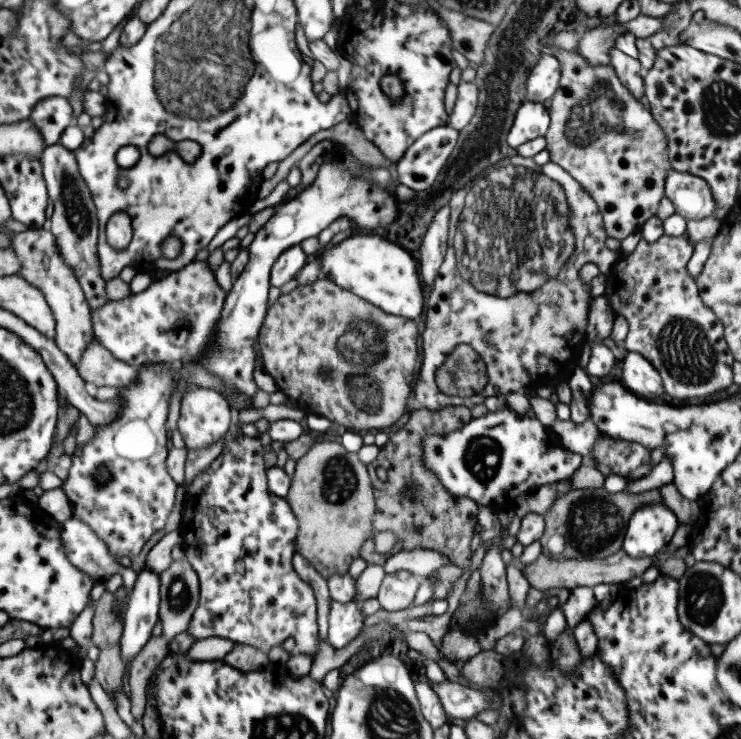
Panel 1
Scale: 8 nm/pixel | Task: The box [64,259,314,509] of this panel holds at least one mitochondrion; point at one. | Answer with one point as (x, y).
(102, 476)

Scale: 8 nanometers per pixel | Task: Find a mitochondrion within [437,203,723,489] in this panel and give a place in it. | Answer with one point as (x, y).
(685, 341)

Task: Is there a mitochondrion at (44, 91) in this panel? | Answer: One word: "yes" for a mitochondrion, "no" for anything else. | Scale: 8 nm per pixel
no

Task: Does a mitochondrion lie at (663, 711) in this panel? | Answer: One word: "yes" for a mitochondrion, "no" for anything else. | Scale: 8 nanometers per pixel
no

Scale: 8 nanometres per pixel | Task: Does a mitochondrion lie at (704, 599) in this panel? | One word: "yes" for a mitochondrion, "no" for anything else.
yes

